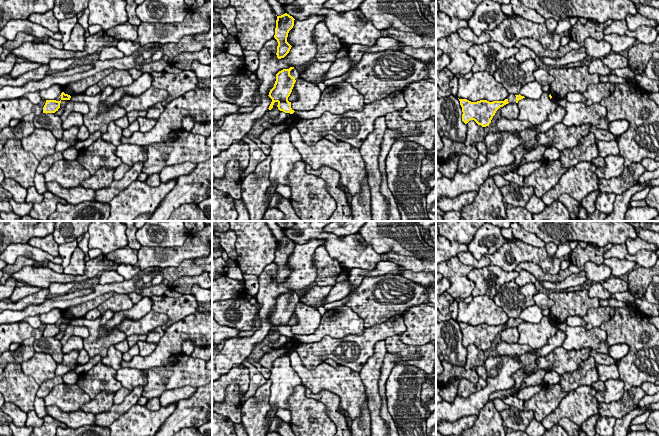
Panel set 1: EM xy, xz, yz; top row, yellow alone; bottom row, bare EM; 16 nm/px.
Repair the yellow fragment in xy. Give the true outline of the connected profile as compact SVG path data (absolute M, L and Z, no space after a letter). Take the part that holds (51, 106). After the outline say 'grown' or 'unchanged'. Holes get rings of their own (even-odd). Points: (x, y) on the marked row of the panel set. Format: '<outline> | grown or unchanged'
M46 100L46 103L43 107L43 113L55 113L60 108L60 101L56 100Z | unchanged

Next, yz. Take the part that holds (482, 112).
M509 94L504 101L480 100L471 102L467 99L459 99L462 107L462 121L467 124L470 120L474 120L482 127L489 126L496 111L508 103L518 103L519 100L525 98L520 94Z | grown

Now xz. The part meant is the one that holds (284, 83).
M290 67L283 69L276 74L276 81L274 87L269 92L269 97L272 102L269 110L273 108L275 102L280 111L293 114L295 111L291 108L291 102L288 101L295 82L300 78L299 72L296 68Z | grown

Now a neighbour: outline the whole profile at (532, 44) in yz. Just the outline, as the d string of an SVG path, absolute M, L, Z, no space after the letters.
M521 38L515 43L515 47L520 48L521 46L527 46L529 49L533 50L537 57L549 57L549 58L559 58L563 57L565 54L572 50L577 50L580 48L577 42L569 40L565 46L561 46L556 51L545 50L542 44L532 38Z

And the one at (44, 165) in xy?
M55 152L53 155L45 157L42 161L40 161L36 169L37 173L40 173L40 174L46 173L55 162L62 159L64 158L63 158L62 153L60 152Z

